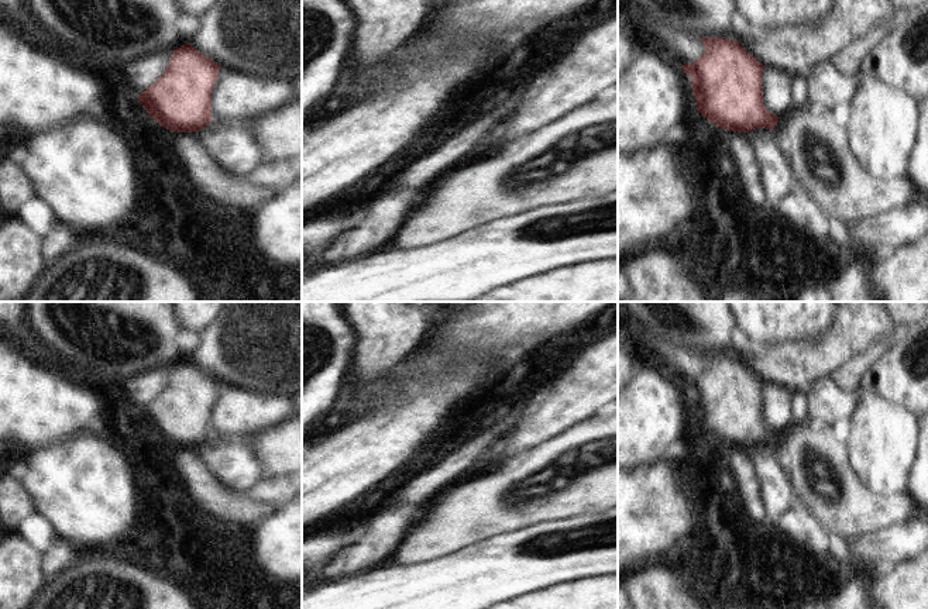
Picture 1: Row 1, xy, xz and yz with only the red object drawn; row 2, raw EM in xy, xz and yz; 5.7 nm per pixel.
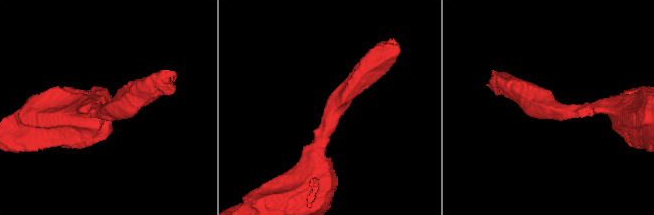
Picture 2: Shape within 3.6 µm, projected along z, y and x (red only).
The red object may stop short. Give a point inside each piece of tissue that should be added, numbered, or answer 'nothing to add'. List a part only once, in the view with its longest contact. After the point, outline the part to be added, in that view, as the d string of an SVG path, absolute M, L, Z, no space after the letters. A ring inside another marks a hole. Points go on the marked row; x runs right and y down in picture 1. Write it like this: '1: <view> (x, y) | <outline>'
nothing to add

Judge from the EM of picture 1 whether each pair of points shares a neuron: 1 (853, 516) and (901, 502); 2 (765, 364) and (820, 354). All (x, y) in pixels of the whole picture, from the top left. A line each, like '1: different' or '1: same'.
1: same
2: same

